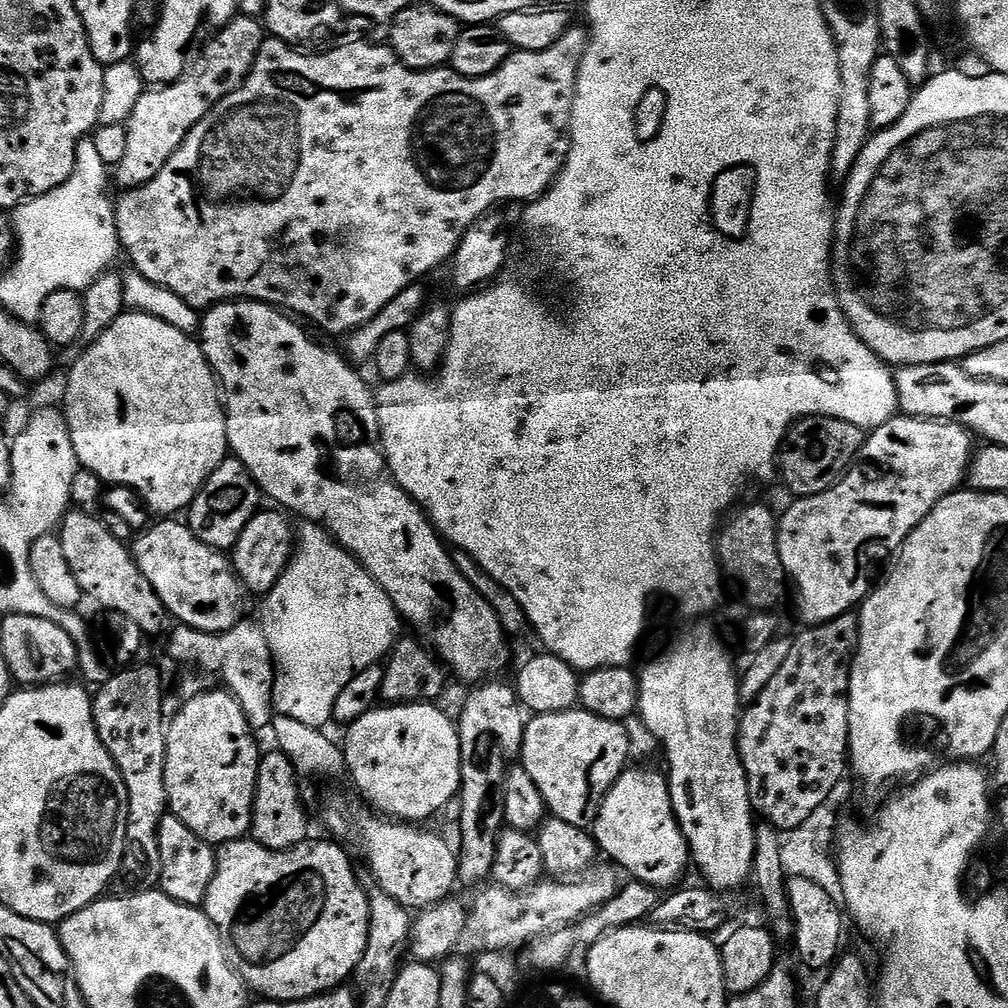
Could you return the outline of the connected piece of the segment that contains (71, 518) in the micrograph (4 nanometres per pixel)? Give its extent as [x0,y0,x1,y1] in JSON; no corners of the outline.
[58,510,166,637]

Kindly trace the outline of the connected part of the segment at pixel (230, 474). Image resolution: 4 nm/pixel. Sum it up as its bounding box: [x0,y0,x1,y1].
[186,460,262,550]

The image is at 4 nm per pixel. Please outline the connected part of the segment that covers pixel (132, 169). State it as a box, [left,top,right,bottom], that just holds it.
[115,15,266,190]

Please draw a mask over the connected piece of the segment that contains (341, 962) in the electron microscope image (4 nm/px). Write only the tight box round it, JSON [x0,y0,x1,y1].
[202,838,368,1002]

